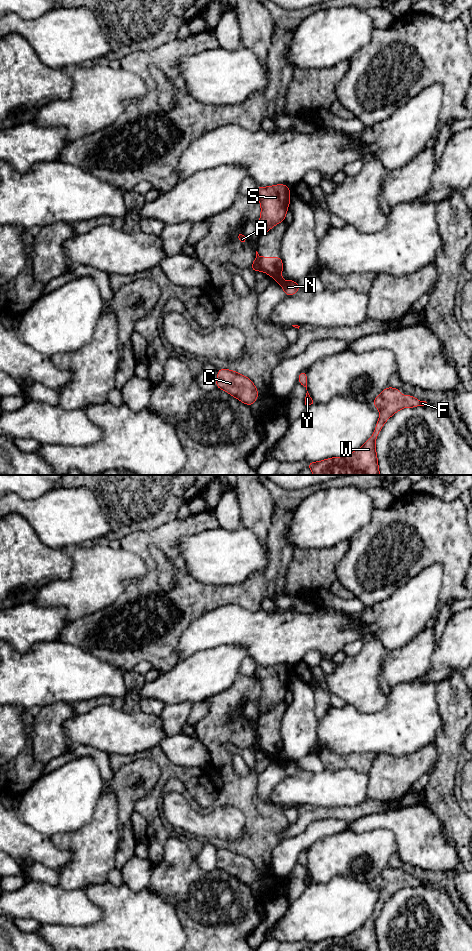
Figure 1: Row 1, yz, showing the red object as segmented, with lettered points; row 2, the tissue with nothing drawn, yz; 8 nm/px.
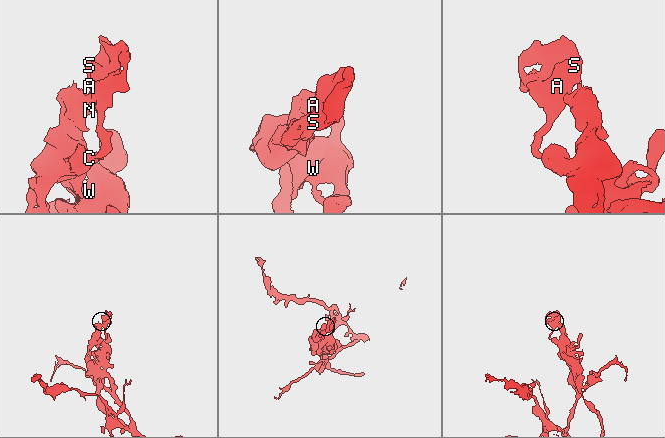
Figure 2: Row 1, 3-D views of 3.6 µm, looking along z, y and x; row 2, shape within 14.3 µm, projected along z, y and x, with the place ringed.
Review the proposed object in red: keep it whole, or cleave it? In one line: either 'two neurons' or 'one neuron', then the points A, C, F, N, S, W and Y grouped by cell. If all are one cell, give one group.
two neurons; groups A C S / F N W Y

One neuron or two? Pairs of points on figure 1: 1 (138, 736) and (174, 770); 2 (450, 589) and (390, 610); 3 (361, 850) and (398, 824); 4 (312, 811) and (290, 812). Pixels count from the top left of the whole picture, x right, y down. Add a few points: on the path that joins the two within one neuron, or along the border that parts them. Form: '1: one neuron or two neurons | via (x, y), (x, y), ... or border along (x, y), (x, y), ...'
1: two neurons | border along (158, 745), (152, 748), (144, 748), (129, 755)
2: two neurons | border along (443, 570), (438, 608)
3: two neurons | border along (365, 831), (388, 829), (394, 835), (397, 849)
4: two neurons | border along (298, 809), (296, 819), (289, 823)

